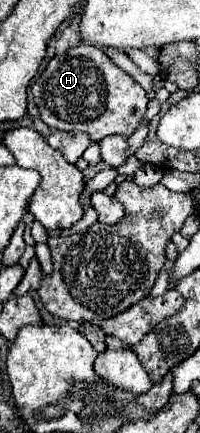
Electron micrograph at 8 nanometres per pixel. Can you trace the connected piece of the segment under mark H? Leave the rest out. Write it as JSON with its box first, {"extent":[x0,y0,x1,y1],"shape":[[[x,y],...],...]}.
{"extent":[32,44,148,142],"shape":[[[78,44],[74,48],[68,48],[64,54],[54,56],[48,62],[46,70],[42,72],[42,76],[34,82],[32,94],[34,94],[36,106],[40,108],[42,120],[50,128],[66,130],[66,132],[80,130],[80,132],[86,132],[92,142],[98,142],[110,134],[120,134],[124,138],[132,136],[136,132],[140,118],[144,116],[146,104],[148,104],[148,96],[146,96],[144,88],[130,74],[126,74],[122,68],[118,68],[104,52],[100,52],[94,46],[86,46],[86,44]]]}

